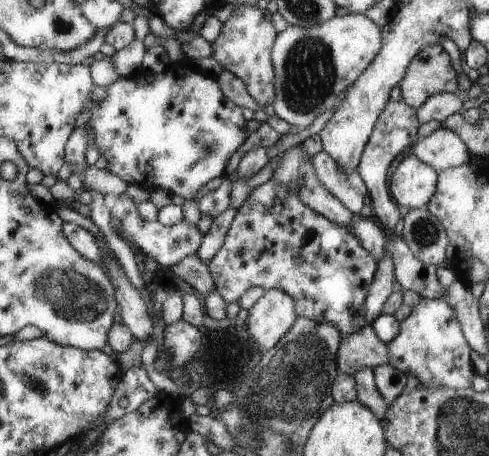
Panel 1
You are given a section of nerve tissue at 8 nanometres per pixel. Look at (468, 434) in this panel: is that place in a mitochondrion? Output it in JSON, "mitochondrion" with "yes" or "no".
{"mitochondrion":"yes"}

